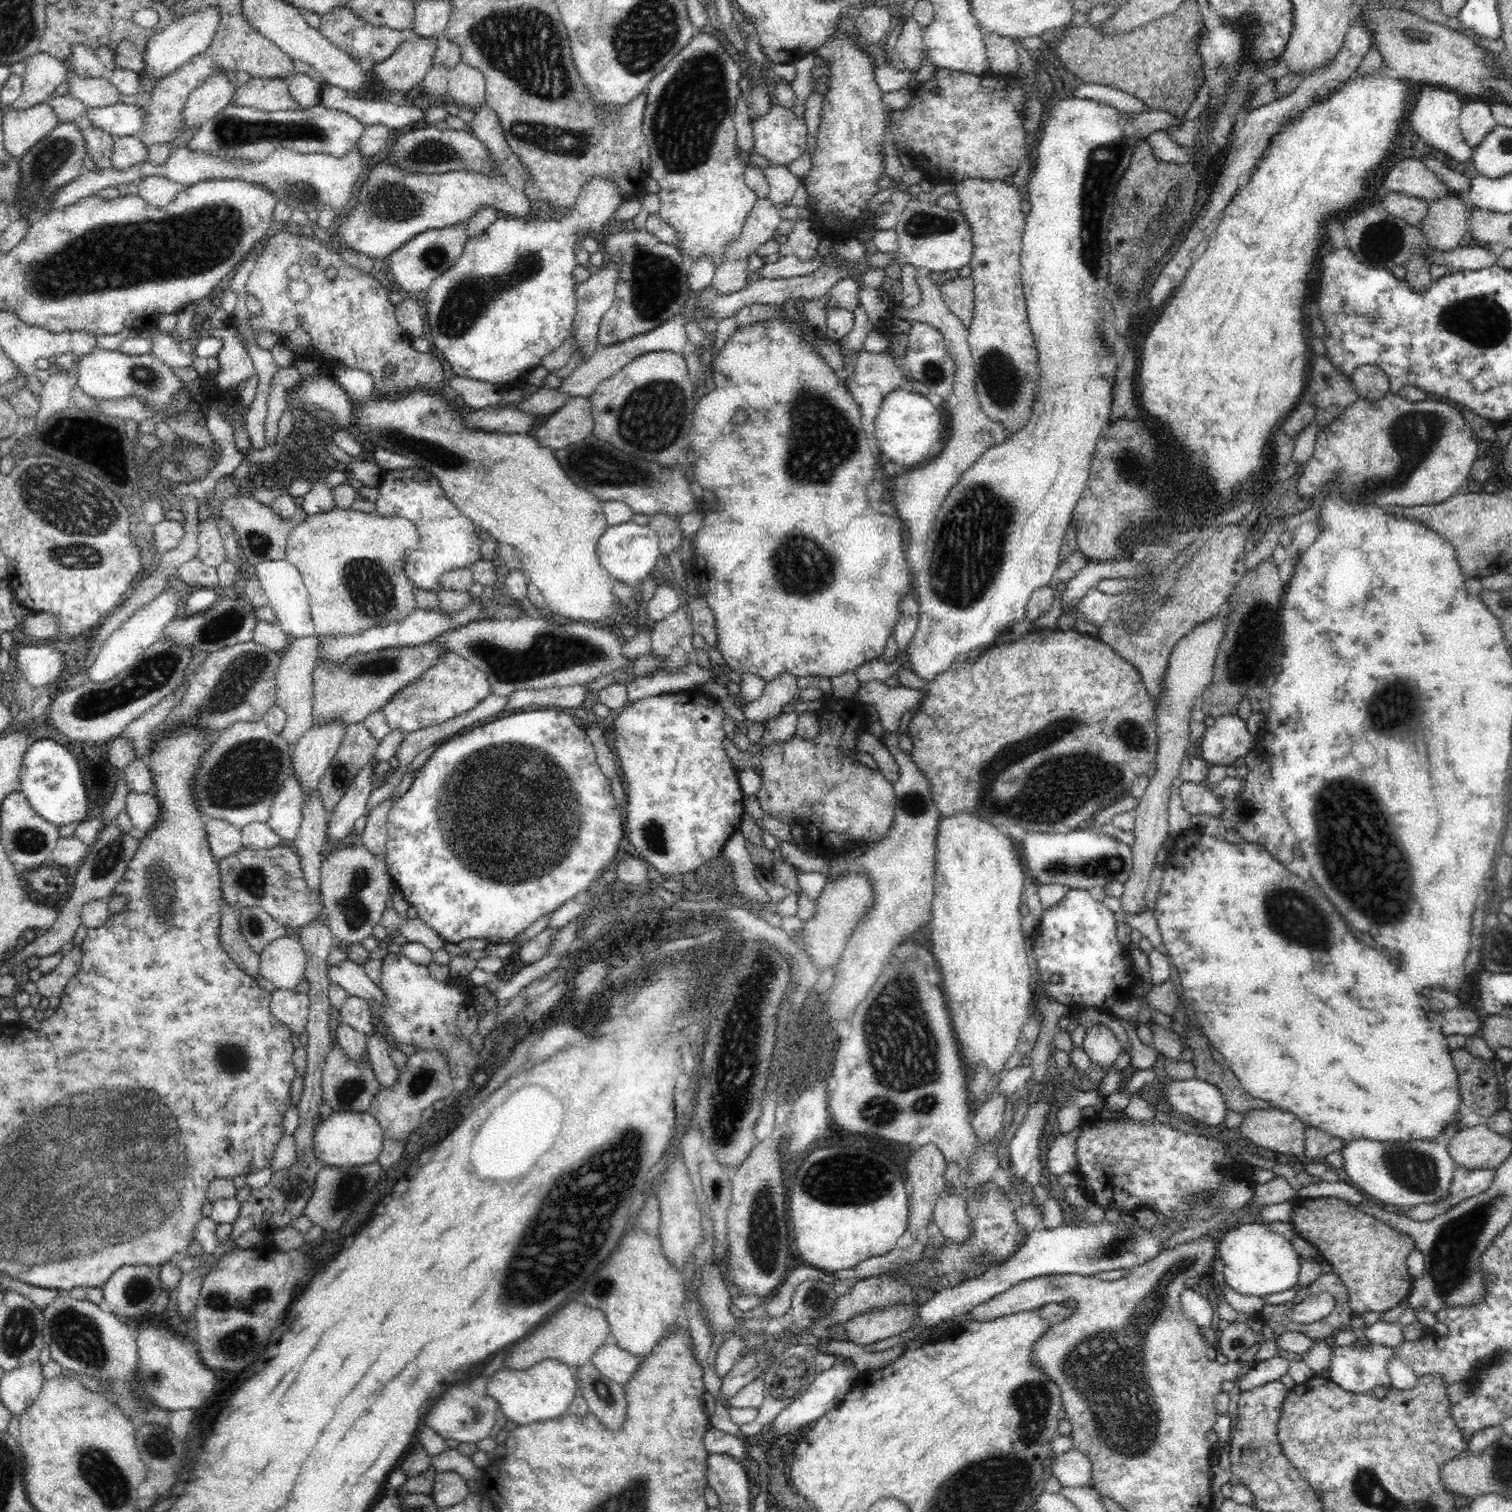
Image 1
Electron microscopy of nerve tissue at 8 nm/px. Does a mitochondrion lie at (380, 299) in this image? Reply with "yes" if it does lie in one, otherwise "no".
no

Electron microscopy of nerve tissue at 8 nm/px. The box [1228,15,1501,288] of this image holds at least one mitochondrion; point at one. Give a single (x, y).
(1384, 245)

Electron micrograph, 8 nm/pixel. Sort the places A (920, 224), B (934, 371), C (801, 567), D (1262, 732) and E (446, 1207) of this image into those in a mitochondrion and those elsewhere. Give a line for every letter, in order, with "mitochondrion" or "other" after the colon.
A: mitochondrion
B: mitochondrion
C: mitochondrion
D: other
E: other

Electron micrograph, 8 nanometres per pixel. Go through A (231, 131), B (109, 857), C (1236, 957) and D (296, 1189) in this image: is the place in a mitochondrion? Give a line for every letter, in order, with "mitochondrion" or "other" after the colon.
A: mitochondrion
B: mitochondrion
C: other
D: mitochondrion

